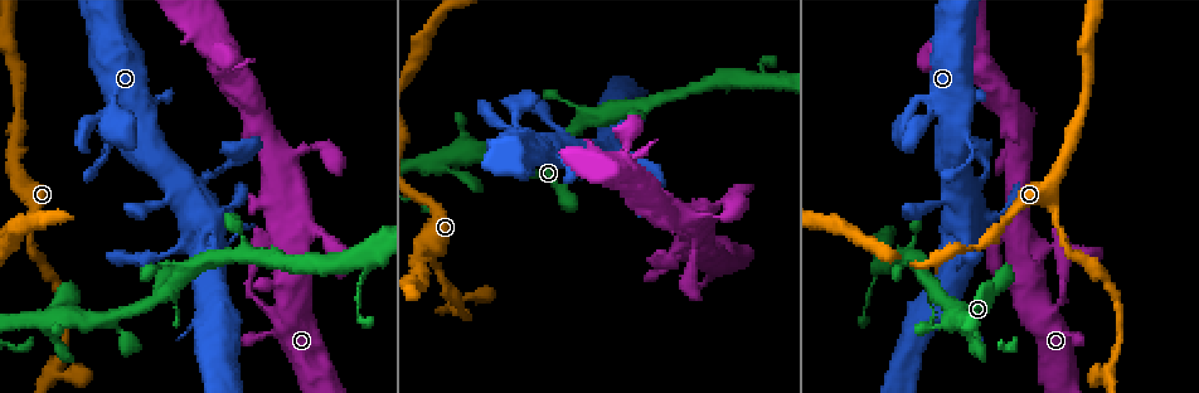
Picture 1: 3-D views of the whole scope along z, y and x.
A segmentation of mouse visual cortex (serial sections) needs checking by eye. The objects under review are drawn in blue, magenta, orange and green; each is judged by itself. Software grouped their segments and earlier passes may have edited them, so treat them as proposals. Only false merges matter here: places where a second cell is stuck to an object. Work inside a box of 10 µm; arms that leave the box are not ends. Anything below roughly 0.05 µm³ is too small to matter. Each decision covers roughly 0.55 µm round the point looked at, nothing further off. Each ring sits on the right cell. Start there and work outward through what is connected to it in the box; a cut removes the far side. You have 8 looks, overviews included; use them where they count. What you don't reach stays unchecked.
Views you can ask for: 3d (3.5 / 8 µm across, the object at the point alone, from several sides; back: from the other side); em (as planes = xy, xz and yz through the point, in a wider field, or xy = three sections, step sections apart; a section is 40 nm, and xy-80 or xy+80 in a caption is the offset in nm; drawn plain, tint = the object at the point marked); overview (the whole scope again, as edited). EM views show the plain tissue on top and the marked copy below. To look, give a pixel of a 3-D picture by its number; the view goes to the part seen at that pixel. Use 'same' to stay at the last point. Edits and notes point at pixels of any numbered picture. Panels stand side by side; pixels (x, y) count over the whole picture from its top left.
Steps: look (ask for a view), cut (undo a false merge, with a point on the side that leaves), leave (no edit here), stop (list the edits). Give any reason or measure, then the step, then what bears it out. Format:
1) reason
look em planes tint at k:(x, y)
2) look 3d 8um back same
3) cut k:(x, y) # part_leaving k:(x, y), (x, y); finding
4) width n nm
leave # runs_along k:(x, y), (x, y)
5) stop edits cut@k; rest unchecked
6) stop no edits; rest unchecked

look 3d 3.5um at 1:(237, 257)

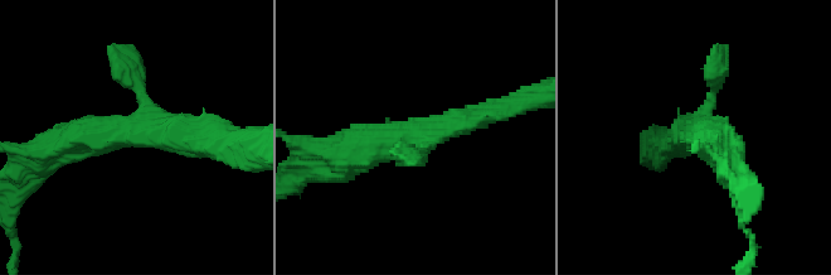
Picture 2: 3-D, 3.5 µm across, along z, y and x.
need the tissue
look em xy step 3 tint at 2:(132, 133)

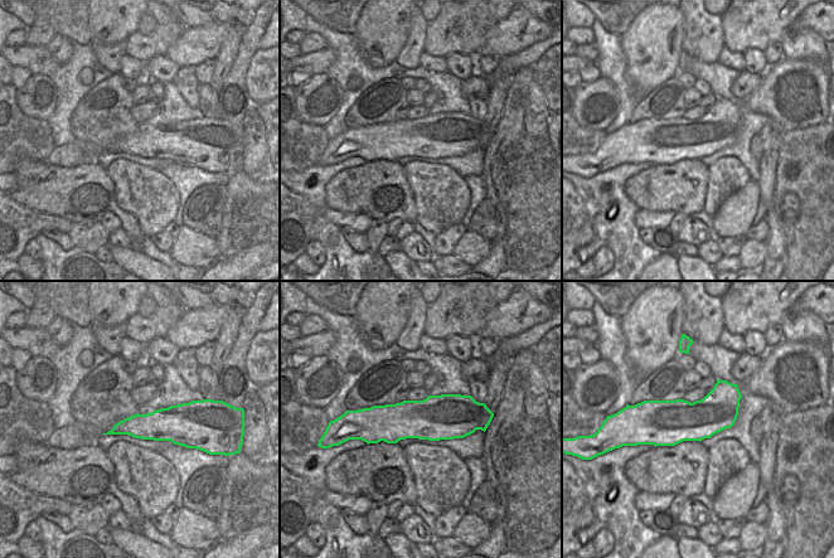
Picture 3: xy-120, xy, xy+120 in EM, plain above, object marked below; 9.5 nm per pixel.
leave # runs_along 2:(339, 162), (369, 145), (492, 110); all the same cell

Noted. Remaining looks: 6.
sharp bend
look 3d 3.5um at 1:(981, 217)

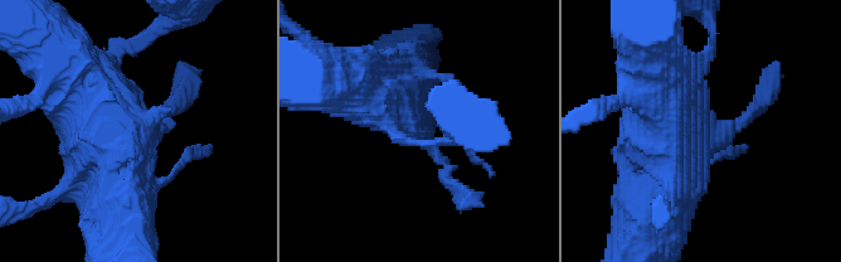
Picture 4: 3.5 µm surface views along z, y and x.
shape alone is not enough
look em planes tint at 4:(421, 124)

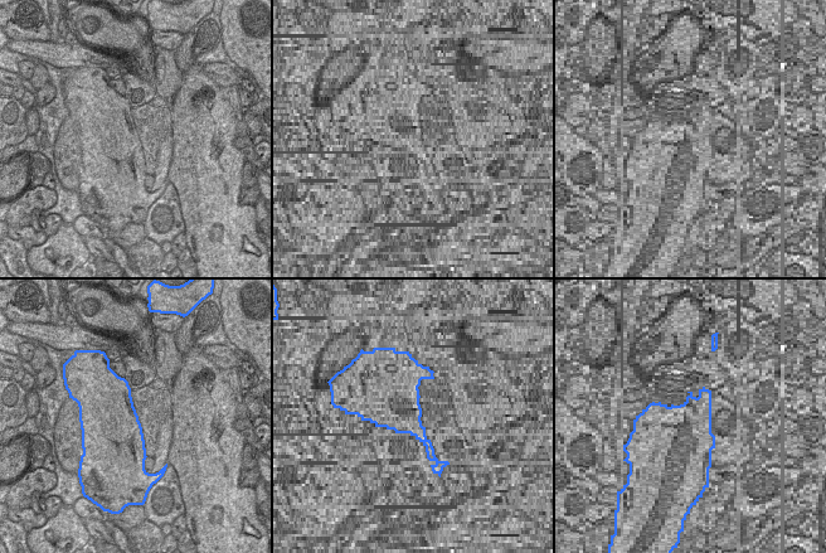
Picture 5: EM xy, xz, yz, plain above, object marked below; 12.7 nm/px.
leave # runs_along 4:(59, 59), (113, 132), (121, 207); continuous, no second cell

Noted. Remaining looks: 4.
thick turns thin
look 3d 3.5um at 1:(1054, 222)

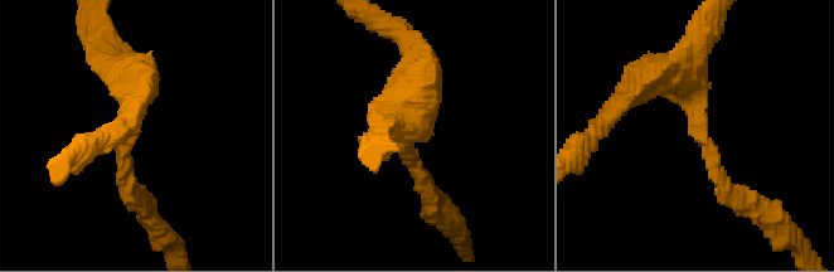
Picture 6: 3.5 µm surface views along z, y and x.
arm_widths 200, 450 nm
look em xy step 2 tint at 6:(701, 134)

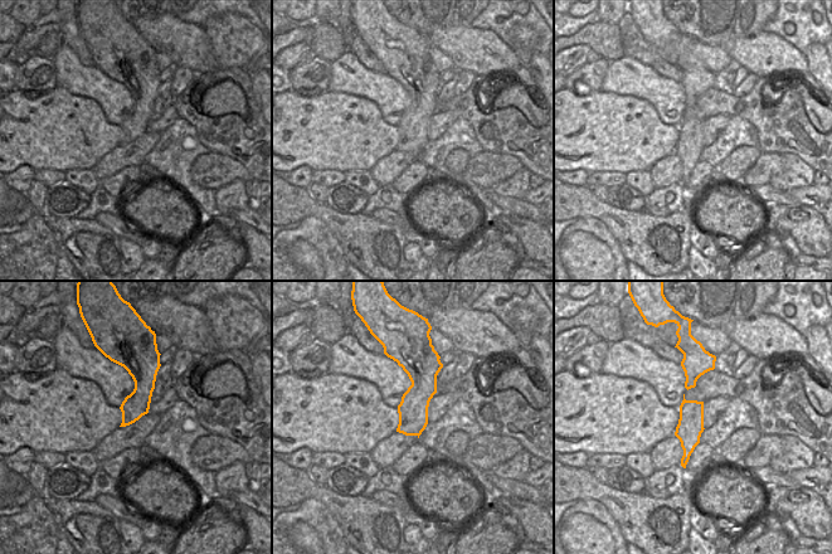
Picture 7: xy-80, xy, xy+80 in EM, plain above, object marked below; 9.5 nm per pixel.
leave # runs_along 6:(664, 72), (742, 204); all the same cell

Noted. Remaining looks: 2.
stop no edits; rest unchecked

